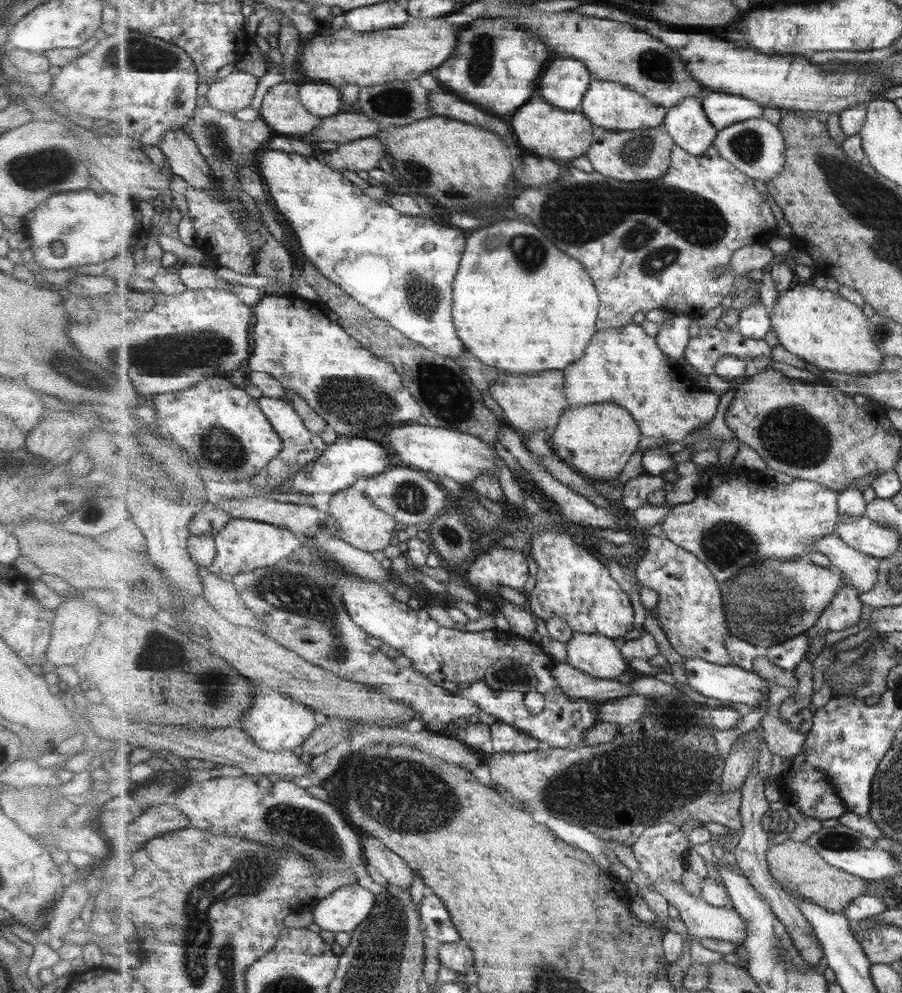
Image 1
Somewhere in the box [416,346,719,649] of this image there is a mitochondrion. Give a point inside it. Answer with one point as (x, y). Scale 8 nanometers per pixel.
(451, 535)

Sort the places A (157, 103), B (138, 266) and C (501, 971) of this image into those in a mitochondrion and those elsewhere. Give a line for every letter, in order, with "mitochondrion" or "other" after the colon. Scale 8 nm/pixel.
A: other
B: other
C: other

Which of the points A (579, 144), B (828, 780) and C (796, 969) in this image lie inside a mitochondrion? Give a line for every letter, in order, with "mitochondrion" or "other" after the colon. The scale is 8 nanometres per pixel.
A: other
B: other
C: mitochondrion

